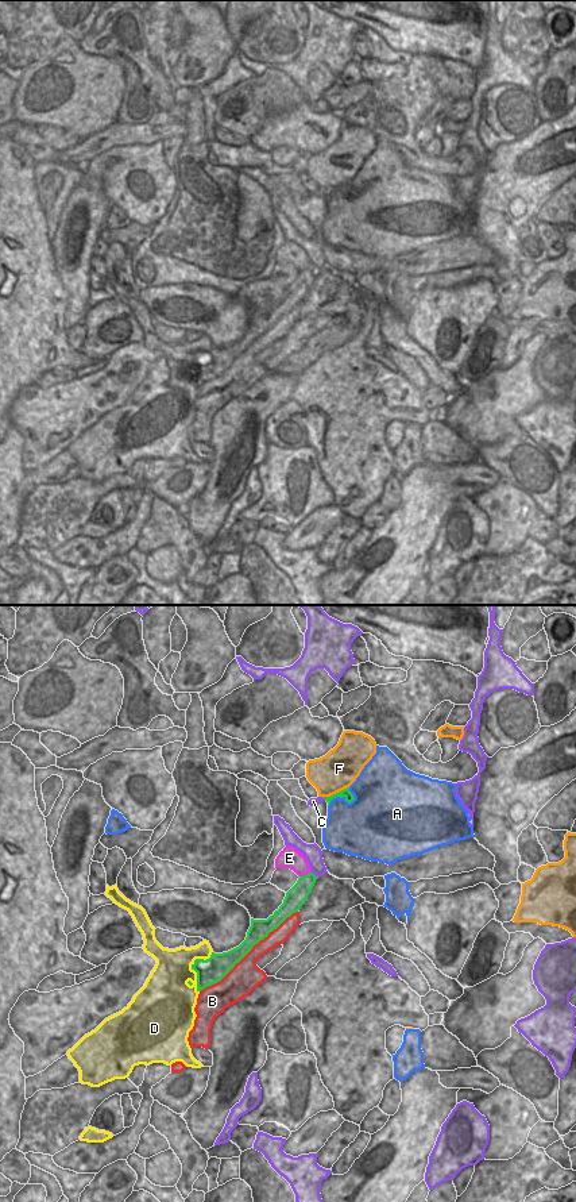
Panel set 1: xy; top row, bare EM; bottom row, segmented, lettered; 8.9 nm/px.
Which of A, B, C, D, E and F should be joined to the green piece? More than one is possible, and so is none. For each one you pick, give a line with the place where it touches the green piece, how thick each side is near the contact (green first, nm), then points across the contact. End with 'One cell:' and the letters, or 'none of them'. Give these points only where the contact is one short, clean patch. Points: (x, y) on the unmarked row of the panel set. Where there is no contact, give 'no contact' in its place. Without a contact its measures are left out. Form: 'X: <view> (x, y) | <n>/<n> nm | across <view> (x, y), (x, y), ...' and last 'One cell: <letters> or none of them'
One cell: none of them

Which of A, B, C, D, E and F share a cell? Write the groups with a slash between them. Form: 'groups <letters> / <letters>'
groups A / B / C / D / E / F

